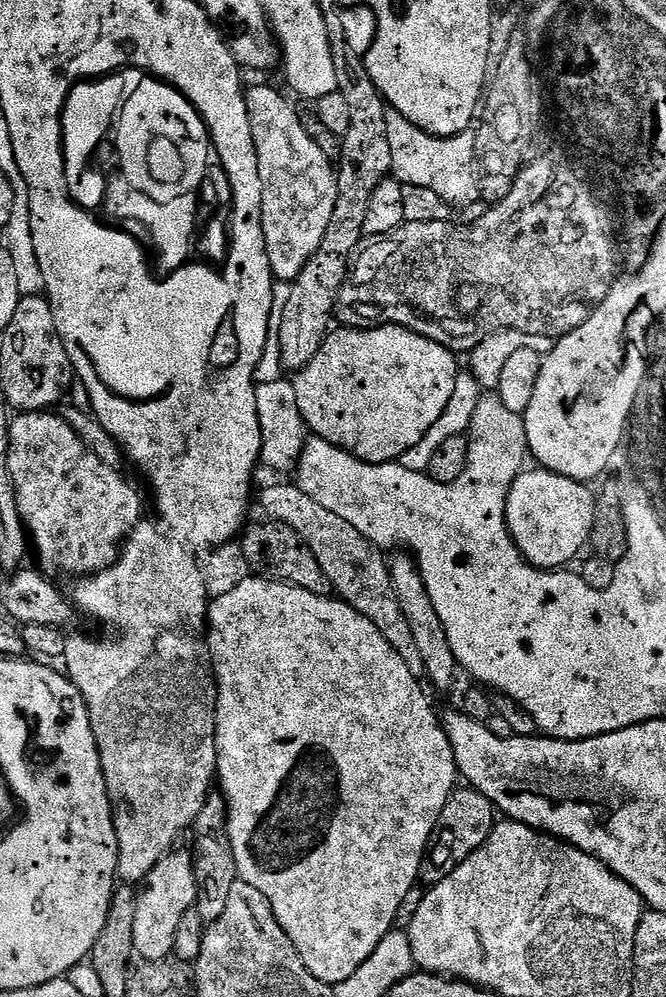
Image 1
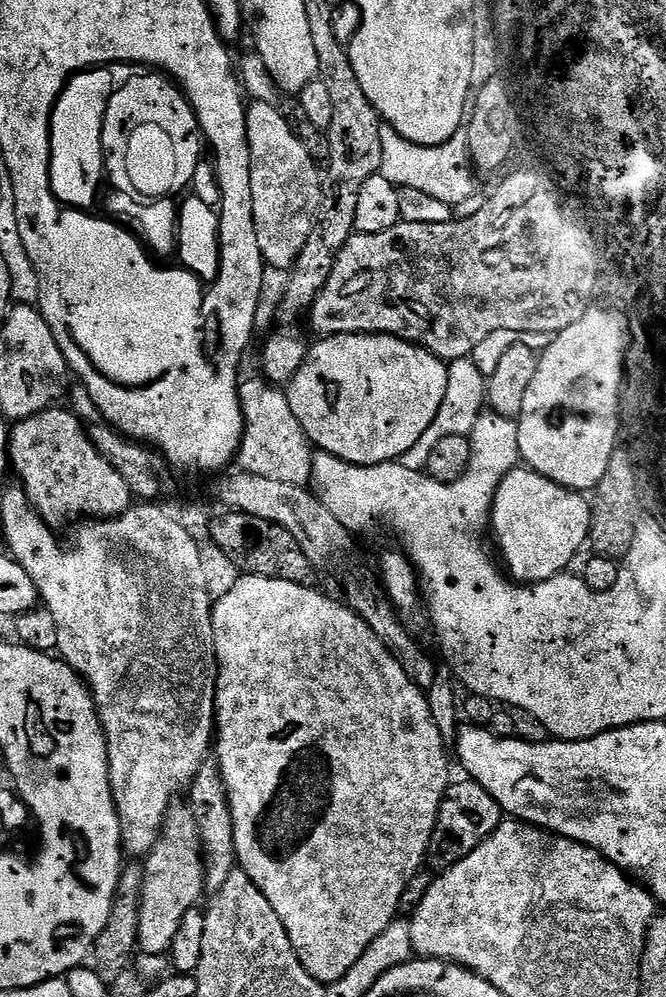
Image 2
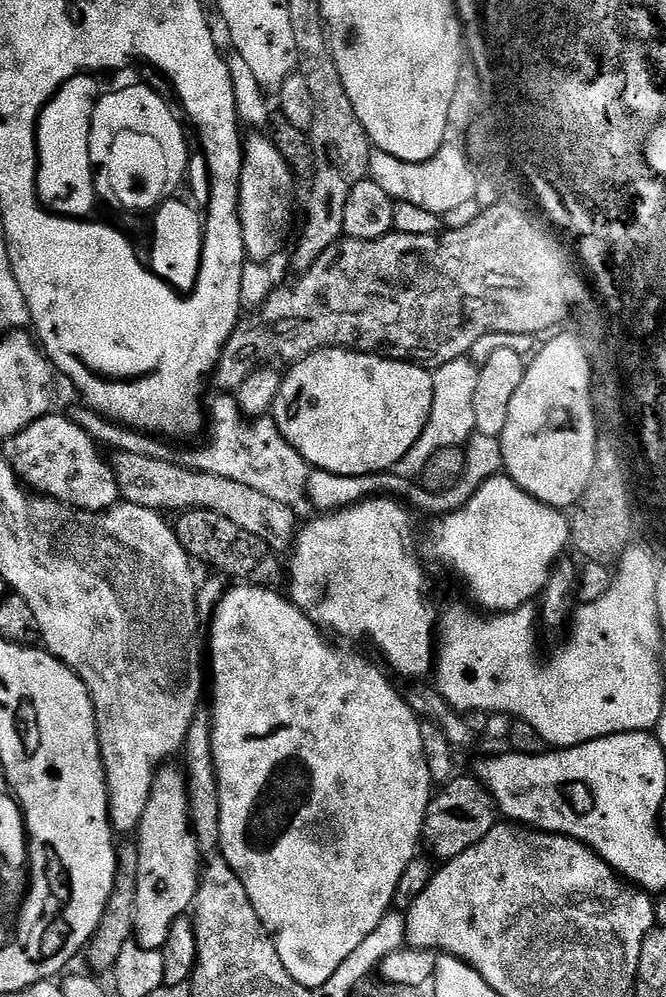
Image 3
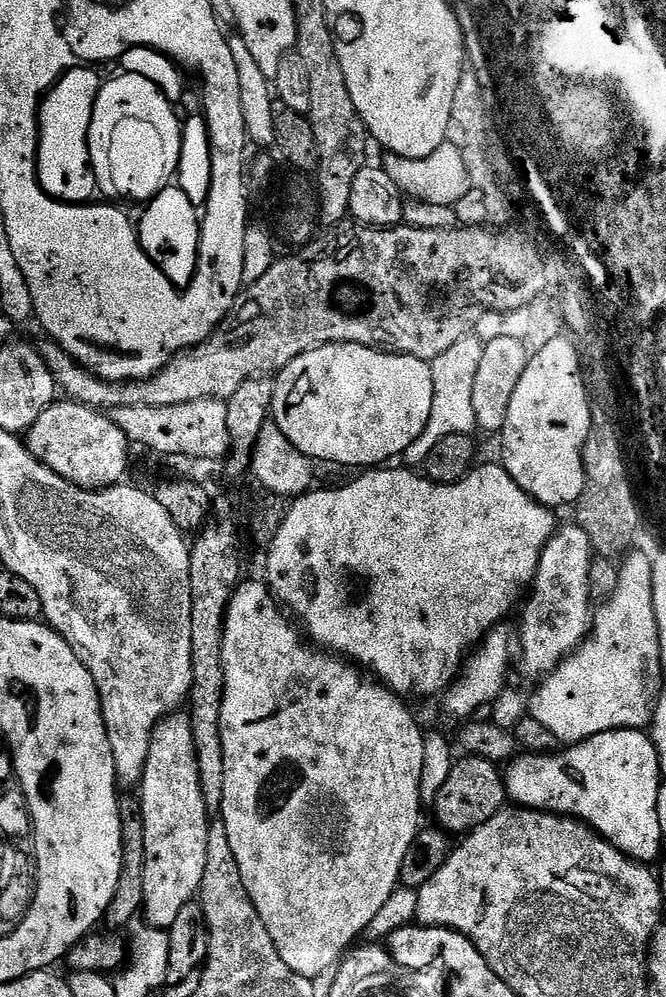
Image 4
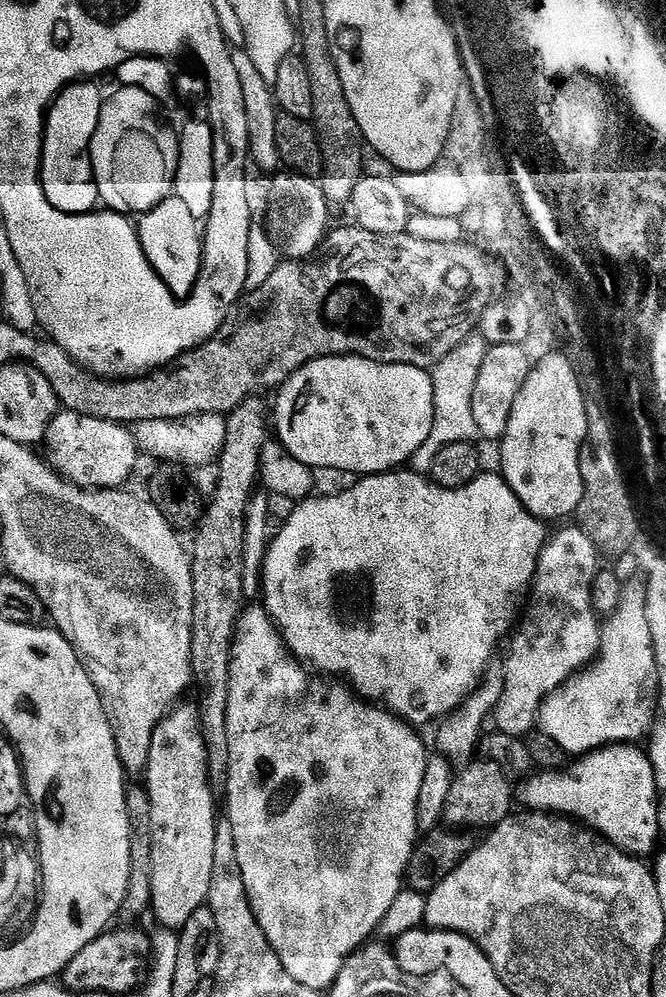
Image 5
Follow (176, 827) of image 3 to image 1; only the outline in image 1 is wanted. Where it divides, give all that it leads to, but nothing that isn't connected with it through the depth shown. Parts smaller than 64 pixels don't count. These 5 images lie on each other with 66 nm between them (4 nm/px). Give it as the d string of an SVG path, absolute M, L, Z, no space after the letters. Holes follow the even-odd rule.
M173 850L161 855L154 870L142 881L144 888L134 905L136 925L134 926L134 944L138 951L151 958L161 958L173 953L175 938L174 918L178 917L185 905L197 903L197 885L193 872L193 853L186 850ZM185 900L185 902L184 902ZM172 915L172 916L171 916ZM156 940L156 944L154 943Z

